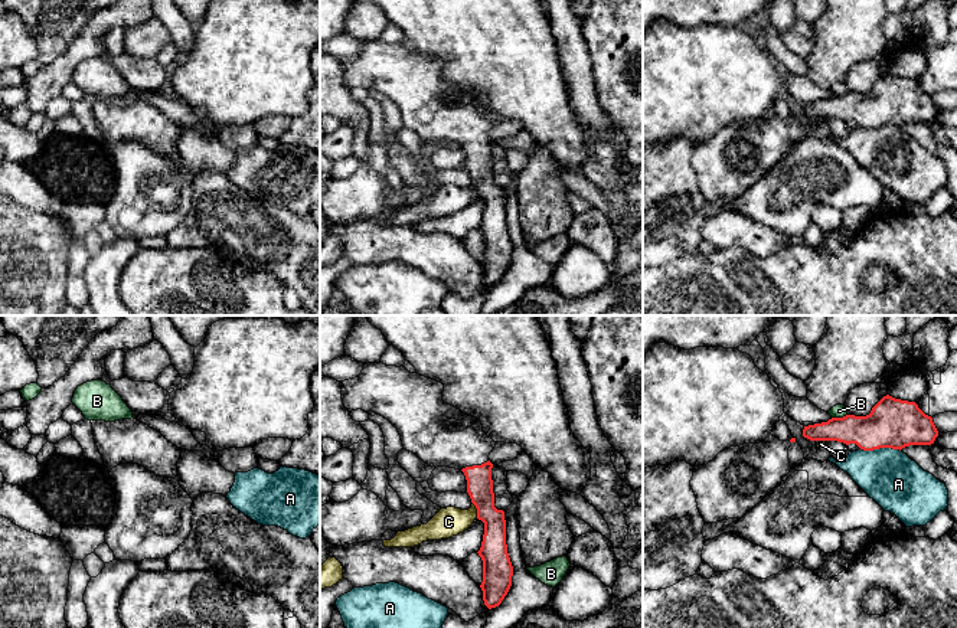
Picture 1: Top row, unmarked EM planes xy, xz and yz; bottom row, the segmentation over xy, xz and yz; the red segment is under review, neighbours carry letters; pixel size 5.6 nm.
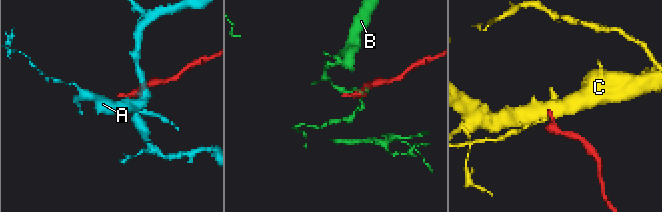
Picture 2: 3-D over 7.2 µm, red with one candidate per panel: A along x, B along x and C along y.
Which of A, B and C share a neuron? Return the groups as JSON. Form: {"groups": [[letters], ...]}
{"groups": [["A"], ["B"], ["C"]]}

